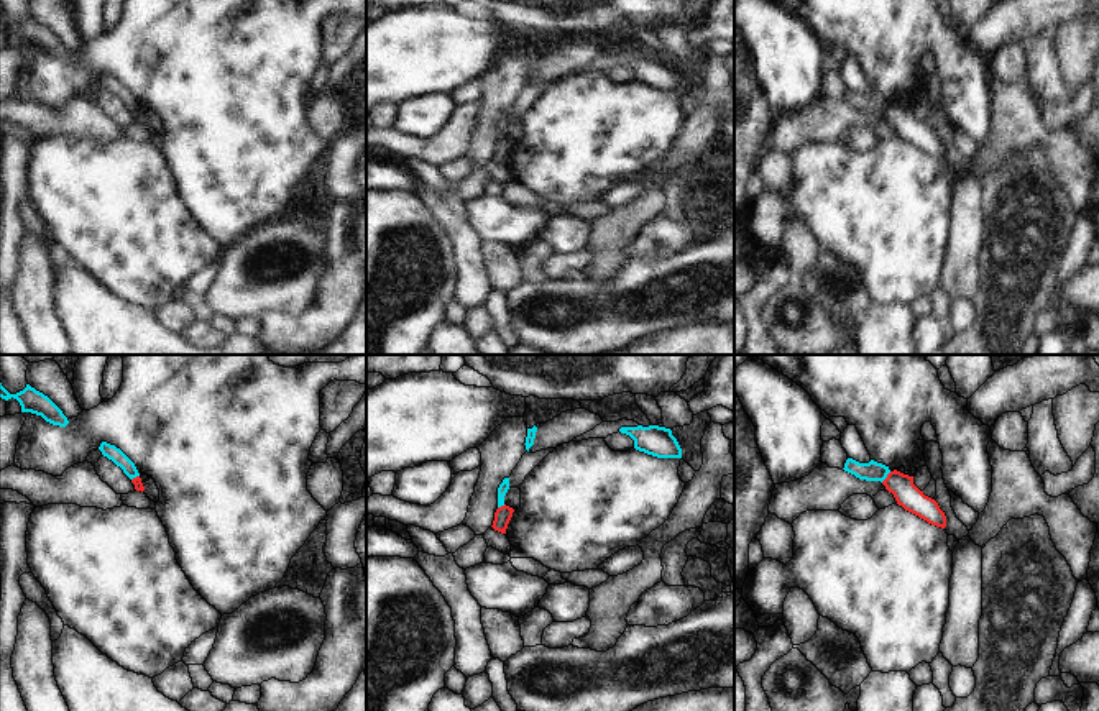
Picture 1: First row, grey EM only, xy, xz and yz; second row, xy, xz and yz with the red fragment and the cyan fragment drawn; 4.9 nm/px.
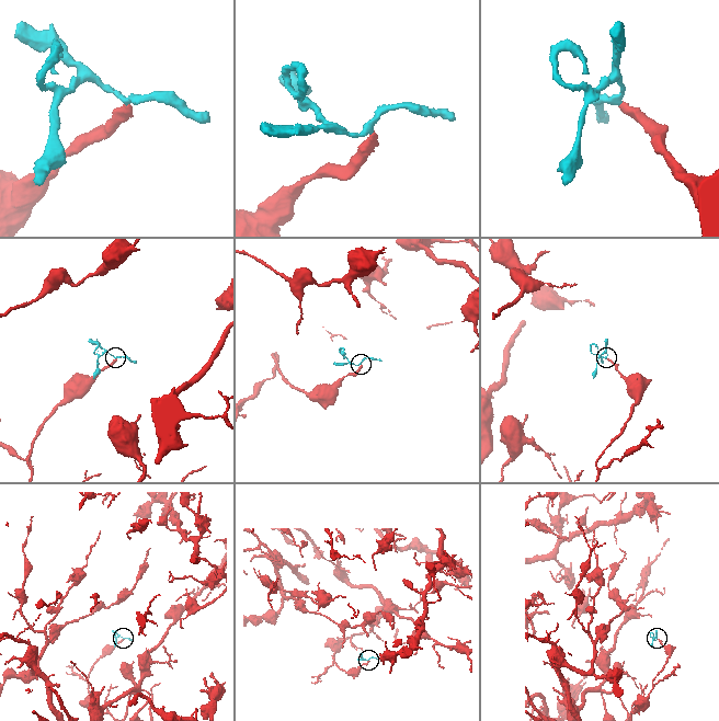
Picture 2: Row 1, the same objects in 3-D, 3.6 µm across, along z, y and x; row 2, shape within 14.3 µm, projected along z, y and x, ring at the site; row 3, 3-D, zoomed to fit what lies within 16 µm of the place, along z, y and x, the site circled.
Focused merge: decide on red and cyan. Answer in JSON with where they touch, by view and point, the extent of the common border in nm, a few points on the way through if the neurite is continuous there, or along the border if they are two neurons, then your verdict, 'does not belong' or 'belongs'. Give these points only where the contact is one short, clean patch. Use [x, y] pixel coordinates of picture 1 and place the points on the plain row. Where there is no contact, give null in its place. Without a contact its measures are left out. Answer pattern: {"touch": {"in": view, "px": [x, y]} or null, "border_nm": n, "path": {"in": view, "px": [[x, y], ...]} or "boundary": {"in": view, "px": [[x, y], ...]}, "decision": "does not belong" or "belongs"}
{"touch": {"in": "yz", "px": [887, 109]}, "border_nm": 80, "boundary": {"in": "yz", "px": [[891, 104], [881, 114]]}, "decision": "does not belong"}

